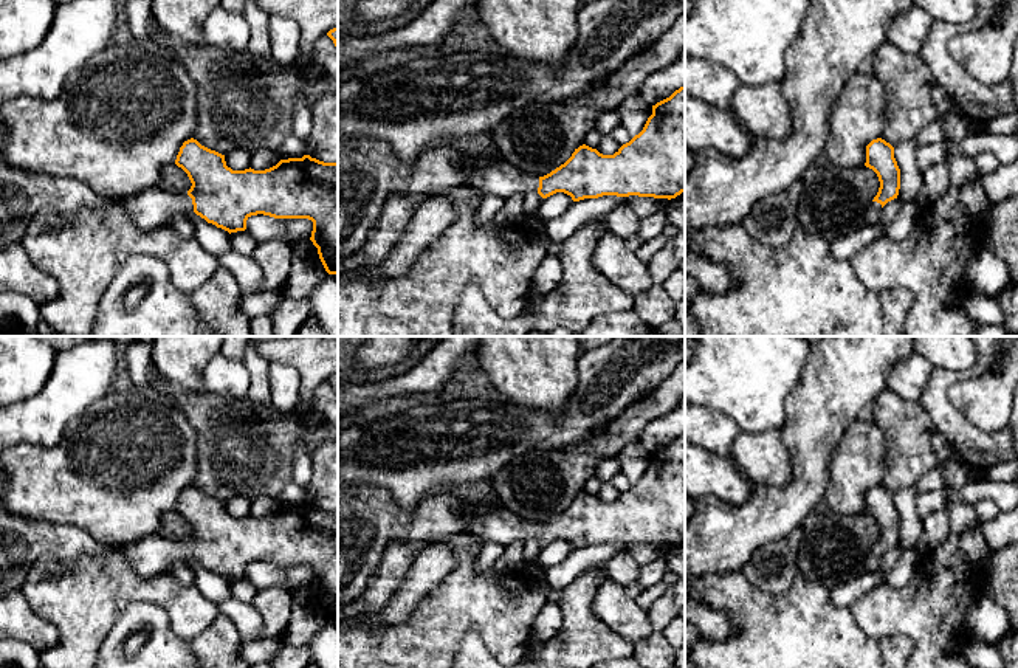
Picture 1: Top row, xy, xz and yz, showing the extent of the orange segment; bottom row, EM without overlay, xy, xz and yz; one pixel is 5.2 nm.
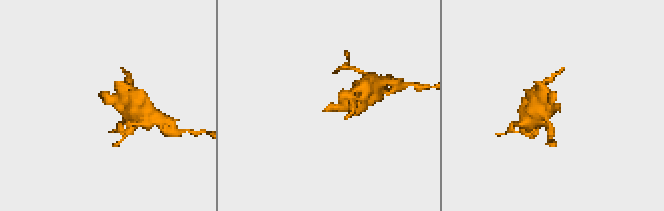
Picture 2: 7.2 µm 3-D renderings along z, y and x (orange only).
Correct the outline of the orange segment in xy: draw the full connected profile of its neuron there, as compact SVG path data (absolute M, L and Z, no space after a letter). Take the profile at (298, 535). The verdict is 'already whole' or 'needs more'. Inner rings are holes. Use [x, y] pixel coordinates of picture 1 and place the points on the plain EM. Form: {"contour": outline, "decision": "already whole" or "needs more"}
{"contour": "M191 485L183 490L175 511L181 515L192 533L186 541L170 541L158 533L121 547L122 555L139 577L153 577L169 570L175 561L194 558L208 570L225 578L246 577L251 563L263 561L274 566L308 566L313 569L310 587L318 595L319 606L328 622L338 622L338 510L324 510L310 502L280 507L265 518L232 518L225 502L201 493Z", "decision": "needs more"}

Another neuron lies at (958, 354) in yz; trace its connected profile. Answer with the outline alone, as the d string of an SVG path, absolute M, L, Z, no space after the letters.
M916 336L914 352L933 367L958 372L970 369L978 358L975 341L970 336Z

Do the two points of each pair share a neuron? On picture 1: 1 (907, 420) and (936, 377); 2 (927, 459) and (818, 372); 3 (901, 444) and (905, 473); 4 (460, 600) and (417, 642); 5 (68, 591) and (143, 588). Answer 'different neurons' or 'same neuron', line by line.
1: different neurons
2: different neurons
3: same neuron
4: same neuron
5: same neuron

